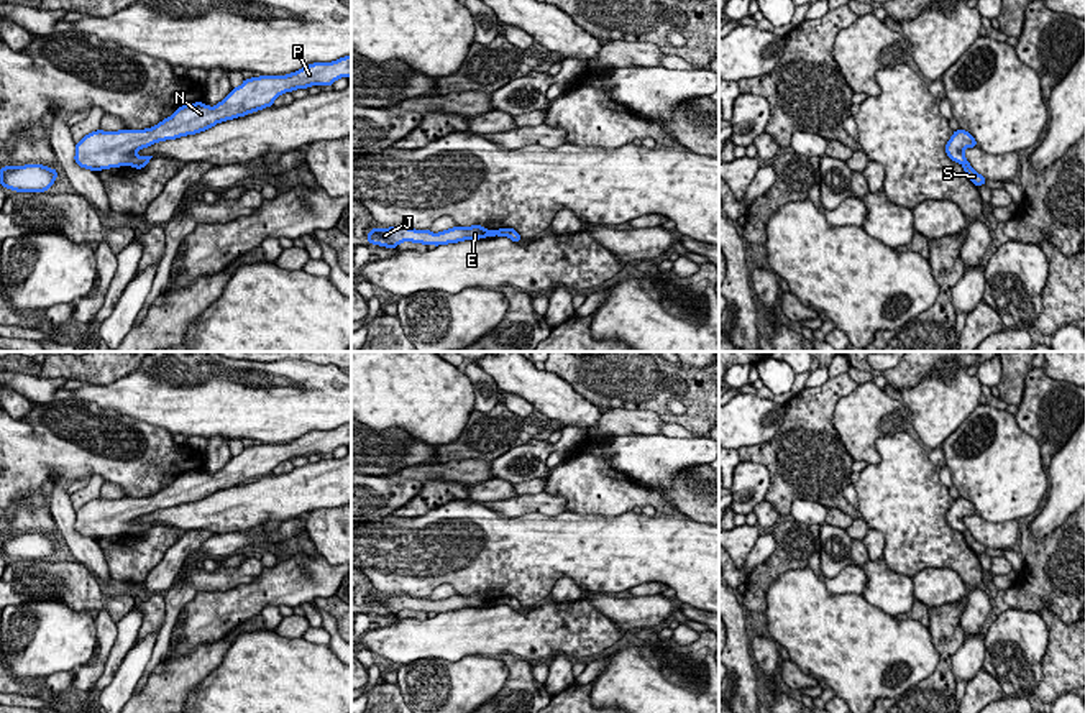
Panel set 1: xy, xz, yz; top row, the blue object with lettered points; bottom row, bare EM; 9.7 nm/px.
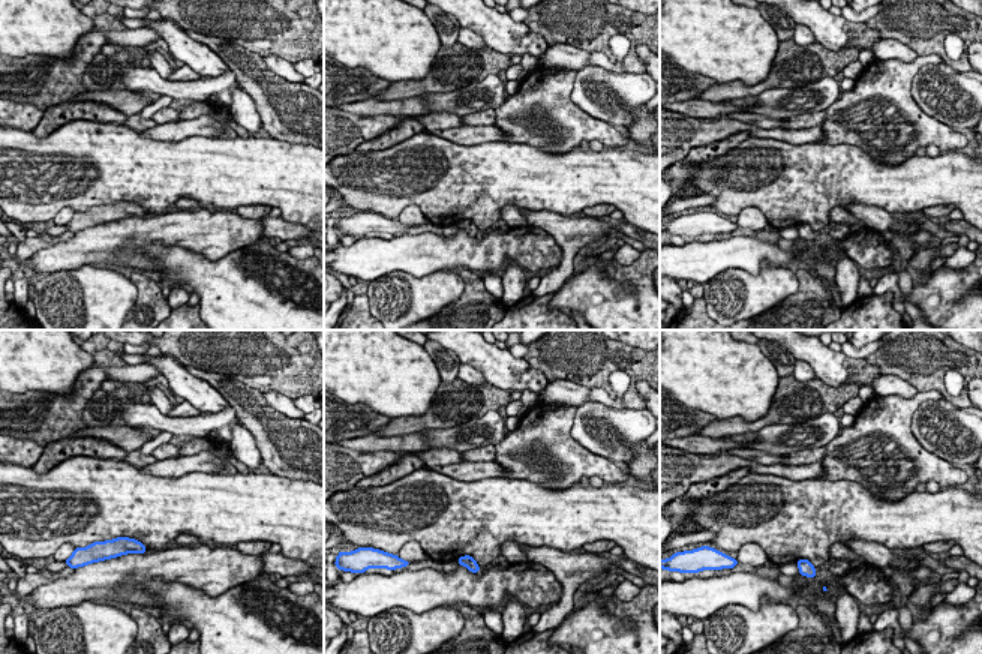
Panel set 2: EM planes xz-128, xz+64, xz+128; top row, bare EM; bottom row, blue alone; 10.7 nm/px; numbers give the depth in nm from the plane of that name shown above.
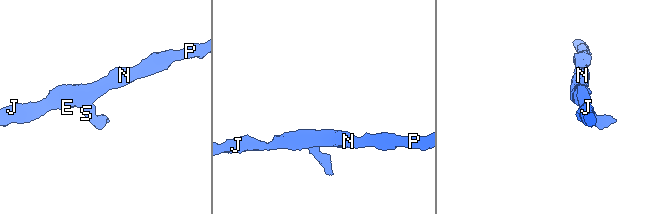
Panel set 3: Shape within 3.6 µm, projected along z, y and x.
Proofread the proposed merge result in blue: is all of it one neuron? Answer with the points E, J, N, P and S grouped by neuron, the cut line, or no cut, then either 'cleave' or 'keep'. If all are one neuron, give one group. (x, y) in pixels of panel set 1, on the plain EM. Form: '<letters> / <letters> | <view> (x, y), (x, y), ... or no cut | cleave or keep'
E J N P / S | xz (506, 597), (498, 602) | cleave

